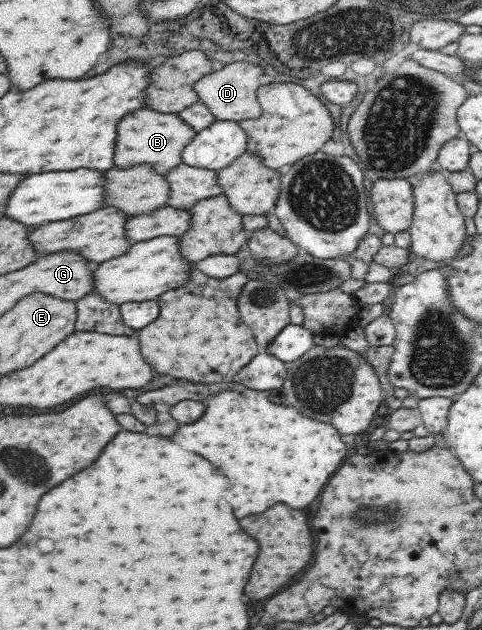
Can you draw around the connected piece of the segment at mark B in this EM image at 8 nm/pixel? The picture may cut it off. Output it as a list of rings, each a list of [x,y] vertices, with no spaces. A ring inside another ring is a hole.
[[[141,109],[125,117],[119,125],[117,149],[115,149],[115,166],[123,169],[153,164],[154,168],[163,174],[168,174],[173,168],[185,164],[183,150],[195,138],[198,132],[177,113],[161,113],[154,109]]]

